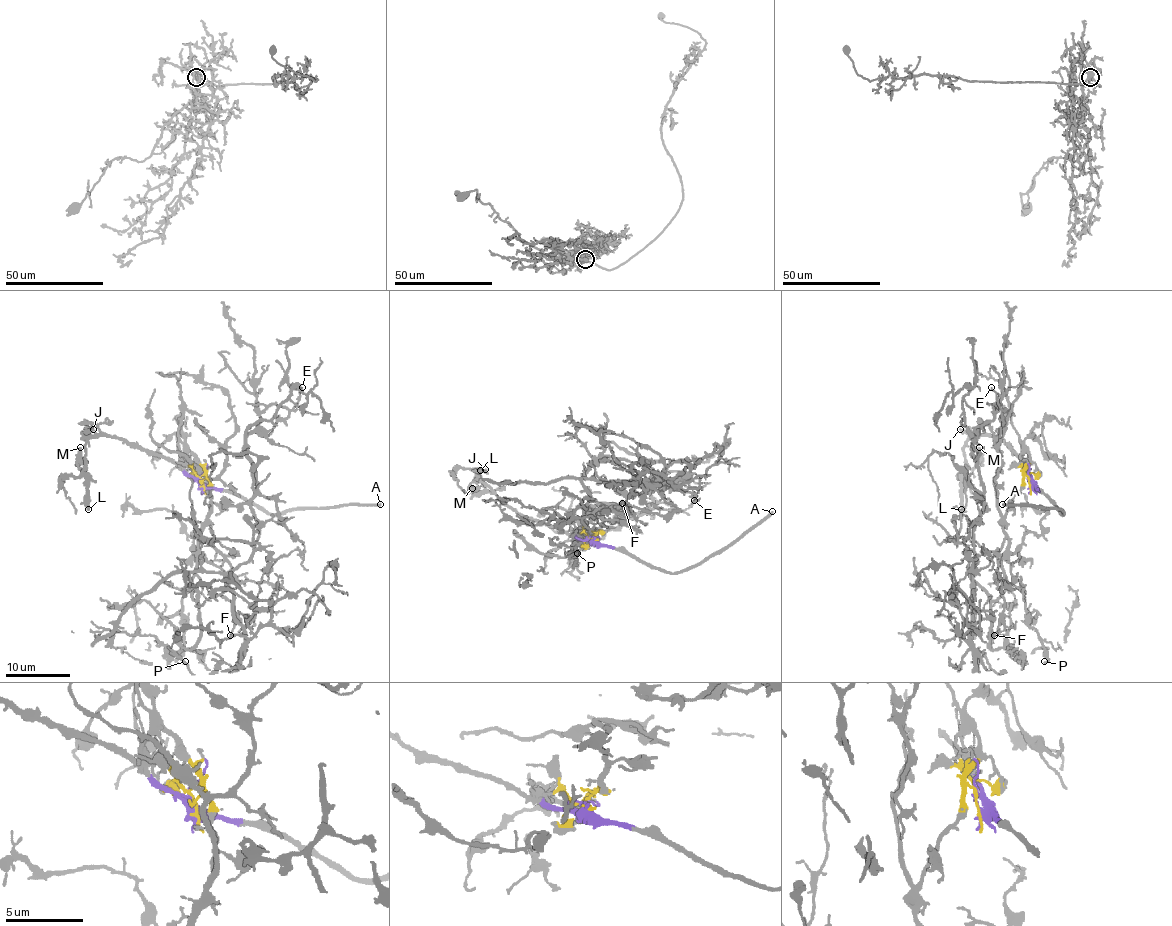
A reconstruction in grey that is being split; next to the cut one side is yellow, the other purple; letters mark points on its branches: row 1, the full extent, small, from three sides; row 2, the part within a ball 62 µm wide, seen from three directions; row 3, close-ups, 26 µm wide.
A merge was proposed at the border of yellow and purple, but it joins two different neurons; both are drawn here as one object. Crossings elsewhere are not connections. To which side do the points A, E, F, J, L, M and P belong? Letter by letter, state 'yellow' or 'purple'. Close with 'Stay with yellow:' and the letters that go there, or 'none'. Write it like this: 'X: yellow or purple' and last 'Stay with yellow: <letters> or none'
A: purple
E: yellow
F: yellow
J: purple
L: purple
M: purple
P: yellow
Stay with yellow: E, F, P

